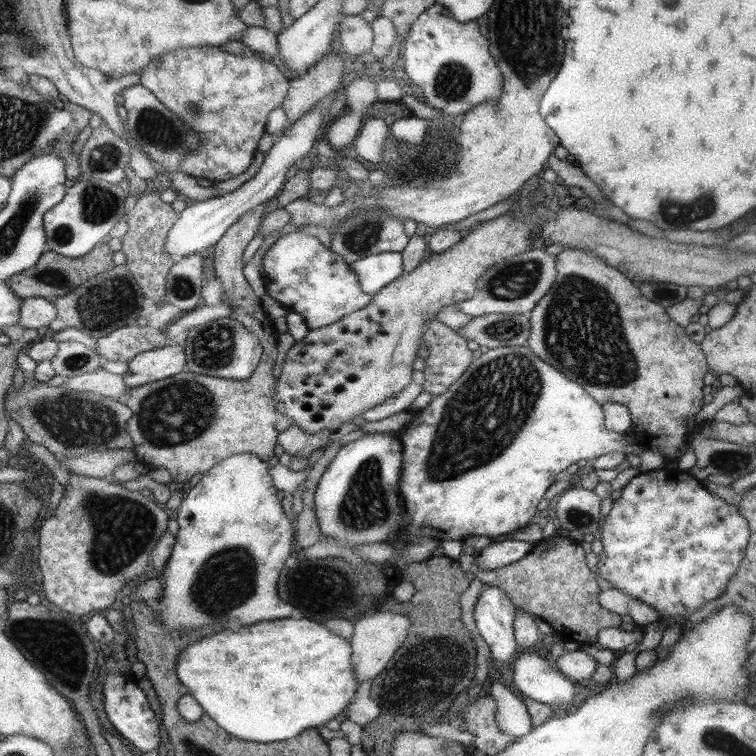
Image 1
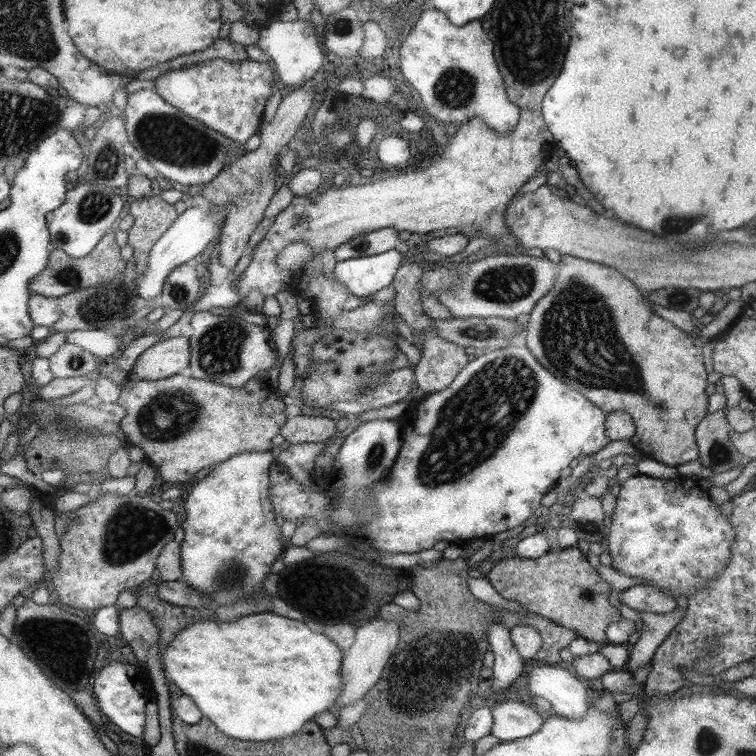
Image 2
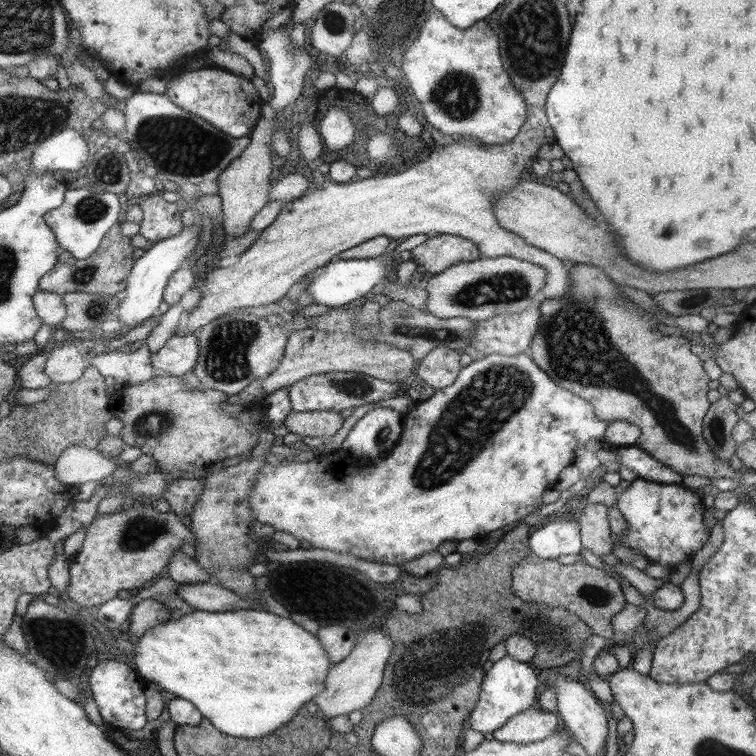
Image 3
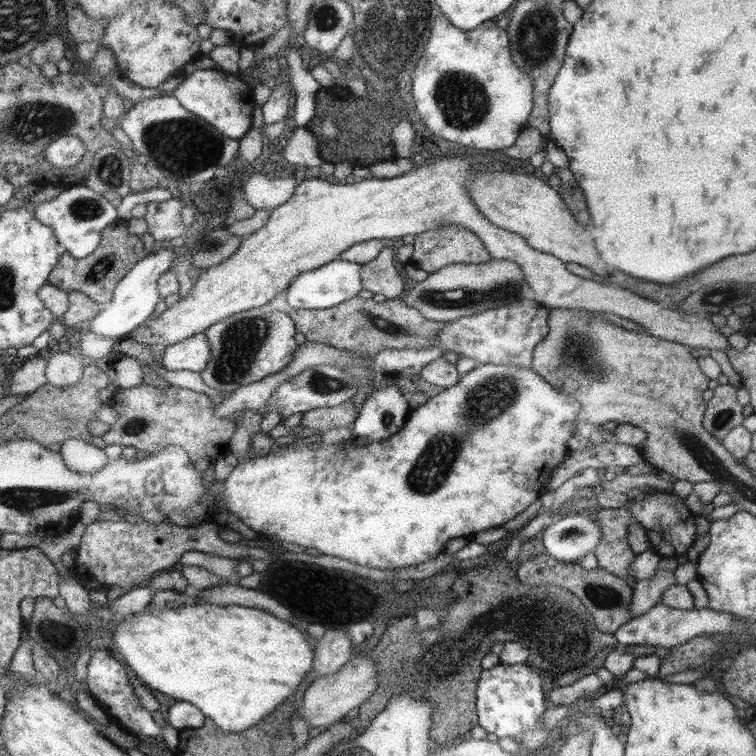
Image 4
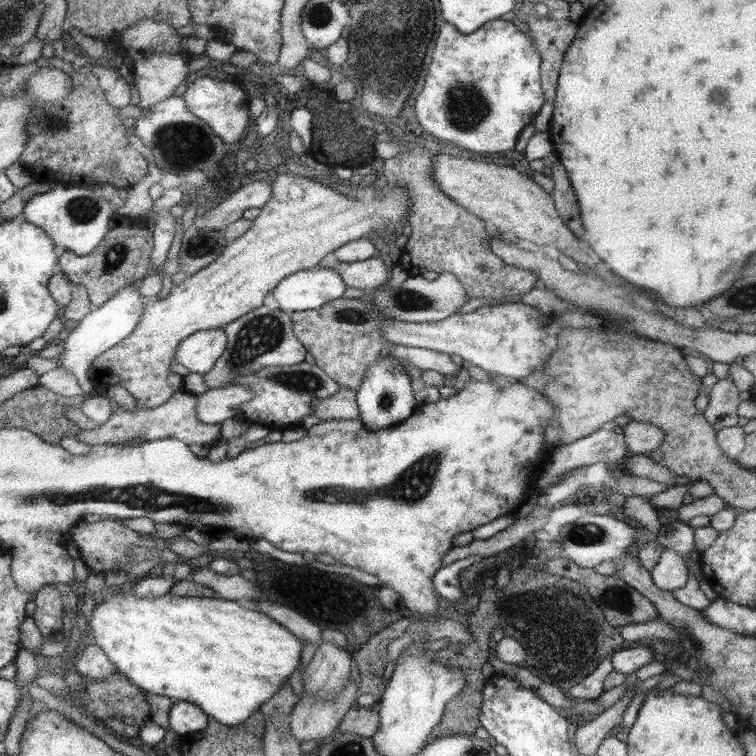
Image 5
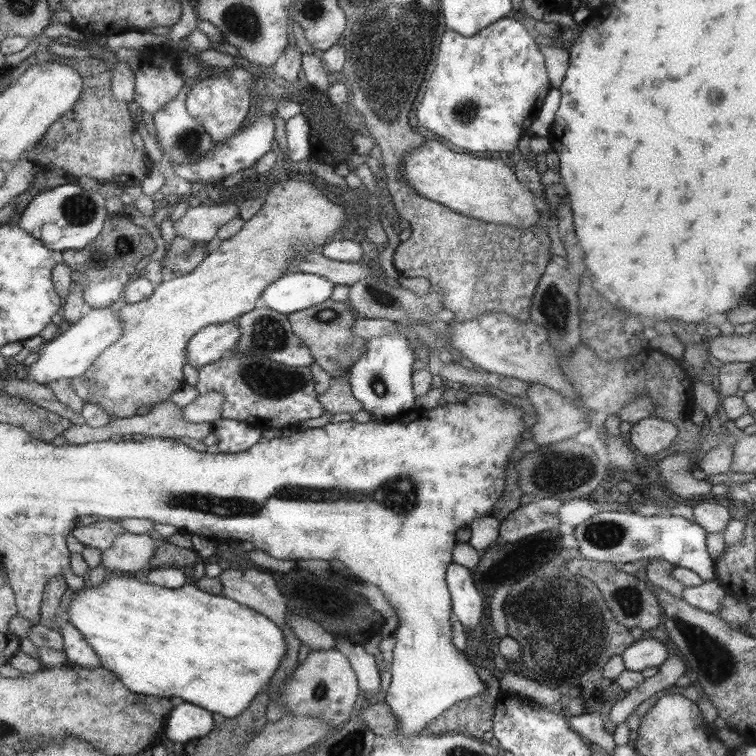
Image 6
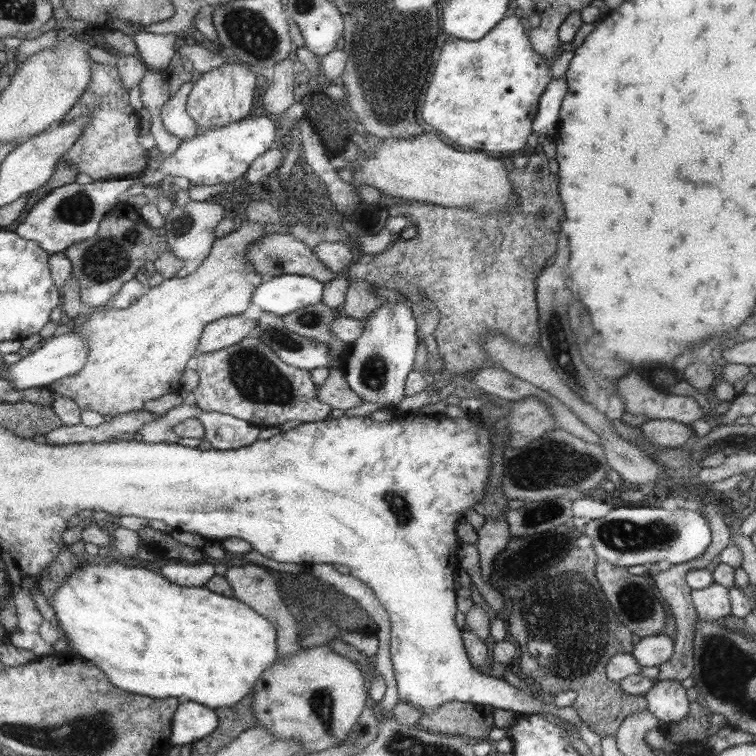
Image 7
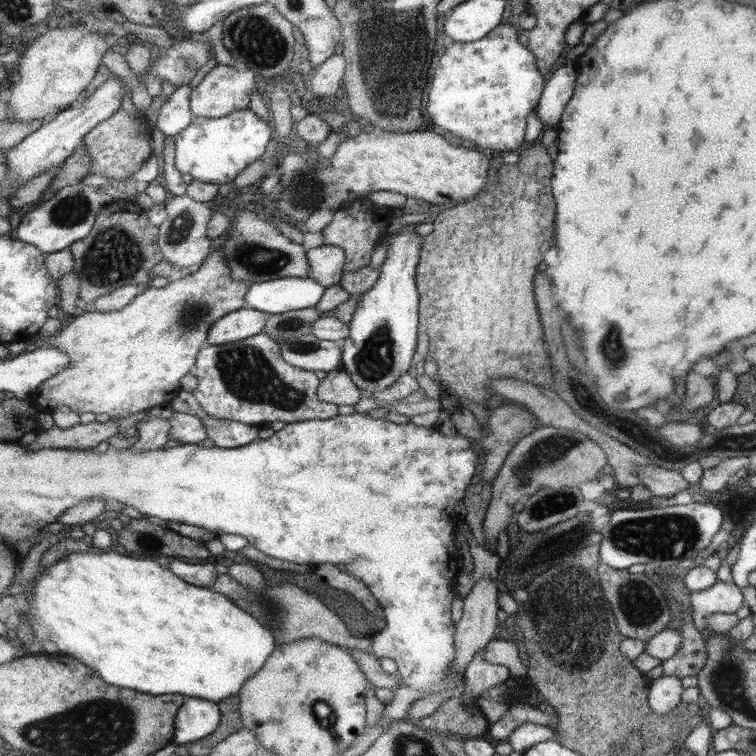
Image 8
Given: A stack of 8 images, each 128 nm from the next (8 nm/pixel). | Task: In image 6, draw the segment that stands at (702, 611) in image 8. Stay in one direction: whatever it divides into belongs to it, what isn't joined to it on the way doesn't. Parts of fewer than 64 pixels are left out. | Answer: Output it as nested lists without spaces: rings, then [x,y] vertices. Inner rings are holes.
[[[713,578],[710,581],[702,582],[699,586],[684,587],[681,590],[681,596],[693,608],[717,615],[723,606],[723,596],[726,595],[725,591],[719,587],[717,579]]]

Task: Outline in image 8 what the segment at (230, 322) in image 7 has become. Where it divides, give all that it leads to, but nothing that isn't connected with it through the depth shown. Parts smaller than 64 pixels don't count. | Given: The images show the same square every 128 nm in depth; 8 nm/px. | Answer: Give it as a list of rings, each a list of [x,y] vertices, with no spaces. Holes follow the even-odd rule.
[[[246,306],[215,320],[207,335],[209,345],[227,344],[262,332],[267,314]]]

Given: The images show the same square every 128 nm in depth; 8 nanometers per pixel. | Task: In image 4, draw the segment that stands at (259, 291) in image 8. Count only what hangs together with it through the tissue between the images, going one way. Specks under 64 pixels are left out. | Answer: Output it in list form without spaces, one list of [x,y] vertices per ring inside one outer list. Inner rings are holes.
[[[337,258],[315,270],[299,273],[285,290],[285,300],[291,309],[325,310],[337,306],[344,300],[357,297],[359,290],[363,289],[359,267],[361,265]]]

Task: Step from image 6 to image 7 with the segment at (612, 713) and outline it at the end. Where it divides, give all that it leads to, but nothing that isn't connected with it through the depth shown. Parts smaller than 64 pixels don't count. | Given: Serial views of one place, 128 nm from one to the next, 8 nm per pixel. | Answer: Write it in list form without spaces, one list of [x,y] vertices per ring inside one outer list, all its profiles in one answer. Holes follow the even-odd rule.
[[[706,501],[697,512],[701,512],[704,518],[707,519],[707,523],[709,523],[710,543],[707,549],[705,549],[705,552],[703,552],[703,555],[689,561],[687,564],[671,565],[667,570],[659,571],[652,577],[655,579],[655,587],[659,588],[659,594],[663,596],[663,600],[669,606],[669,612],[673,615],[676,632],[672,656],[667,662],[658,666],[658,673],[653,679],[653,683],[658,683],[659,681],[675,681],[681,683],[682,680],[685,680],[692,673],[693,648],[691,642],[693,642],[693,626],[695,626],[695,620],[697,620],[698,616],[696,615],[695,607],[690,597],[691,589],[687,586],[684,576],[689,570],[704,570],[707,568],[711,559],[714,556],[718,556],[719,552],[727,545],[730,545],[731,534],[729,534],[729,529],[725,526],[723,516],[721,516],[721,508],[719,506],[711,506]]]

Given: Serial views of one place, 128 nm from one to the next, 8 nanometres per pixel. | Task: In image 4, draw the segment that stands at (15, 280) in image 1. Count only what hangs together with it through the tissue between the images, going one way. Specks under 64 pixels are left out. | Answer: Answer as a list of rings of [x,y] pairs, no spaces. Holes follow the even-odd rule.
[[[117,220],[115,224],[110,224],[102,231],[101,242],[97,250],[82,259],[75,259],[67,251],[62,251],[61,258],[53,270],[49,272],[46,282],[57,285],[65,292],[81,291],[93,302],[106,305],[110,302],[114,294],[115,287],[121,282],[123,276],[127,274],[139,262],[146,258],[151,252],[151,248],[139,235],[130,234],[125,228],[123,220]]]

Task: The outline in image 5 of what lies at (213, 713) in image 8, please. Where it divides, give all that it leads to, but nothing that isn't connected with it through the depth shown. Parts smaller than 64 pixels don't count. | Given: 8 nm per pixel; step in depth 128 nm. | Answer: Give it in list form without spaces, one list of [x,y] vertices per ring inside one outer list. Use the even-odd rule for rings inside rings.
[[[176,701],[168,714],[168,726],[175,735],[181,736],[199,732],[207,726],[207,718],[202,709],[185,701]]]

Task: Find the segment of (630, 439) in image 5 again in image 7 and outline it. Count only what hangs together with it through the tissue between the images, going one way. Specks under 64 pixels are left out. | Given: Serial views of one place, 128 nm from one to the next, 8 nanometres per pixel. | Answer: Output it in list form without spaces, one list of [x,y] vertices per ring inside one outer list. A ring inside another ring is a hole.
[[[647,419],[639,428],[650,444],[664,448],[681,447],[693,432],[686,424],[659,419]]]

